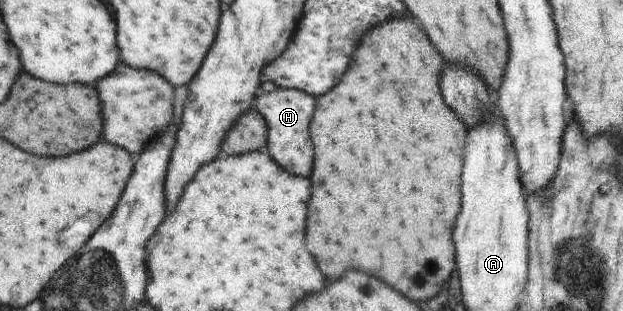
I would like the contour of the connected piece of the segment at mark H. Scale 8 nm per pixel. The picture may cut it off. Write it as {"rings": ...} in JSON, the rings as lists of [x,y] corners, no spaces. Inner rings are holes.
{"rings":[[[277,88],[271,93],[261,94],[255,102],[255,109],[264,117],[267,128],[270,129],[265,152],[276,164],[286,167],[286,171],[292,171],[300,177],[310,177],[312,173],[314,141],[311,140],[310,126],[317,106],[318,100],[314,96],[291,88]]]}

